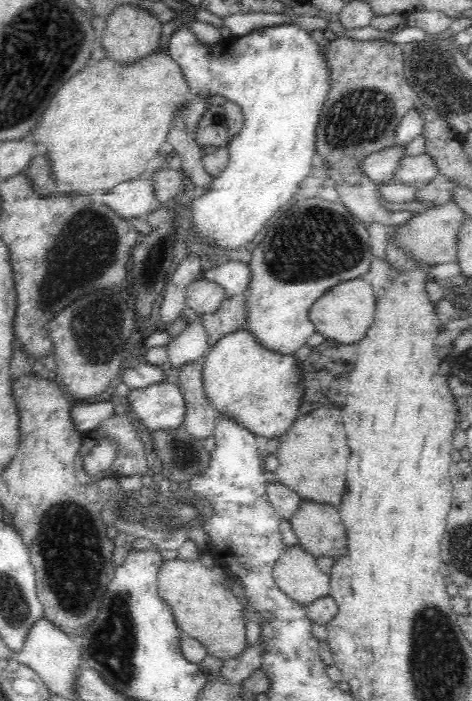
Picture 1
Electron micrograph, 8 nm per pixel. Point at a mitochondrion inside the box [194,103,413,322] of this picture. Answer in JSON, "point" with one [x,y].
{"point":[315,242]}

